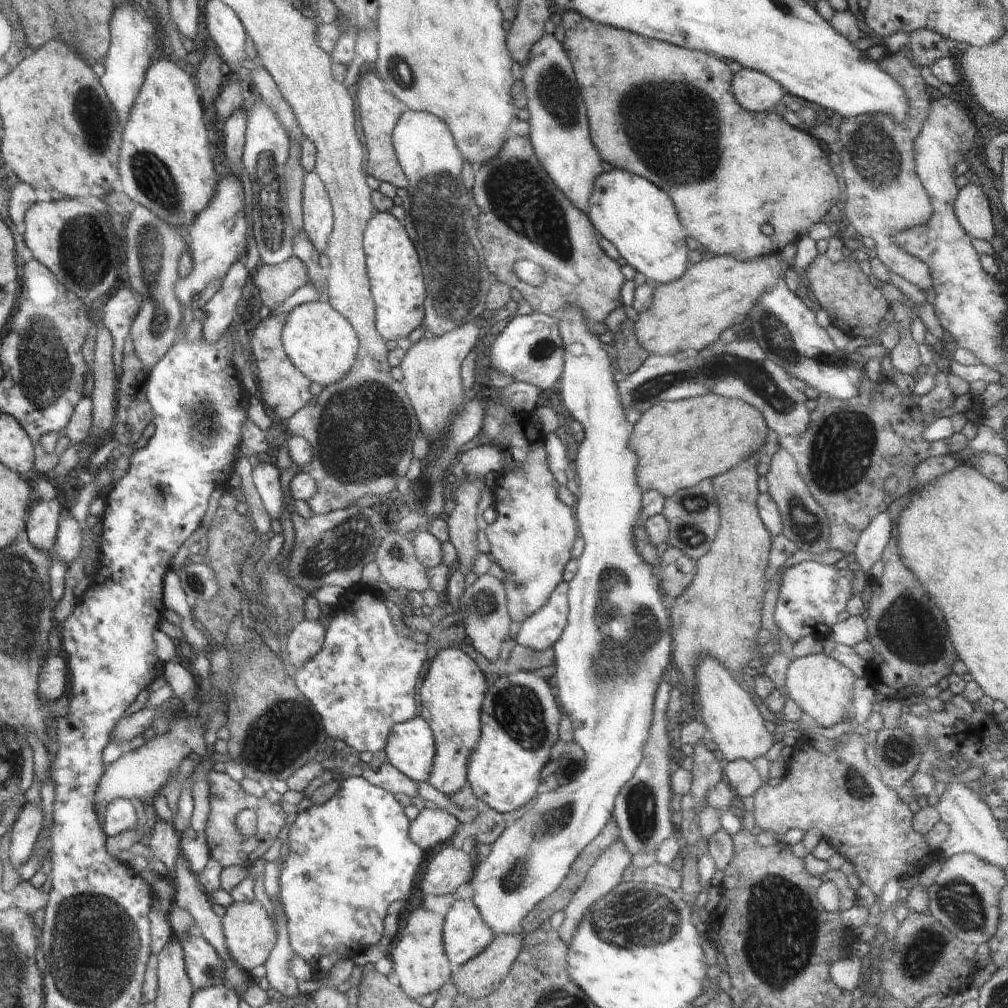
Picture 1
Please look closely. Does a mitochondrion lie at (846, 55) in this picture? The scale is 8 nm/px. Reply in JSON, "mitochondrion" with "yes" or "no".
{"mitochondrion":"no"}

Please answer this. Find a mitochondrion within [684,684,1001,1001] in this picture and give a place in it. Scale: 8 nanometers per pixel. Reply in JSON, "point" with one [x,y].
{"point":[783,929]}

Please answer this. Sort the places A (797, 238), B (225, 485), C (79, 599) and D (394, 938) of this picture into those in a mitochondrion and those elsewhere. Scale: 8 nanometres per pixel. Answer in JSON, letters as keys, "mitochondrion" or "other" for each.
{"A":"other","B":"other","C":"other","D":"other"}

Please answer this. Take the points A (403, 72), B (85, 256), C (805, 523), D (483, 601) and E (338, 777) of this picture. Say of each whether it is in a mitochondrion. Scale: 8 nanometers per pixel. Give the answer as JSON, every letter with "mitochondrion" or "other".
{"A":"mitochondrion","B":"mitochondrion","C":"mitochondrion","D":"mitochondrion","E":"other"}

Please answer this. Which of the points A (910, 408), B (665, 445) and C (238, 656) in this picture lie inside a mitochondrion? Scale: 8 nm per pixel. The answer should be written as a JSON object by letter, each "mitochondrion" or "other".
{"A":"other","B":"other","C":"other"}

